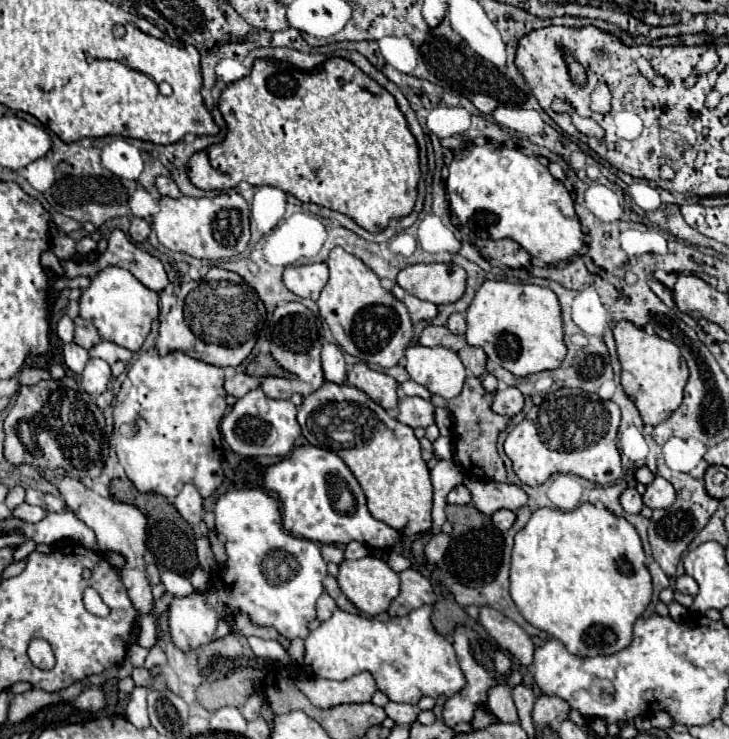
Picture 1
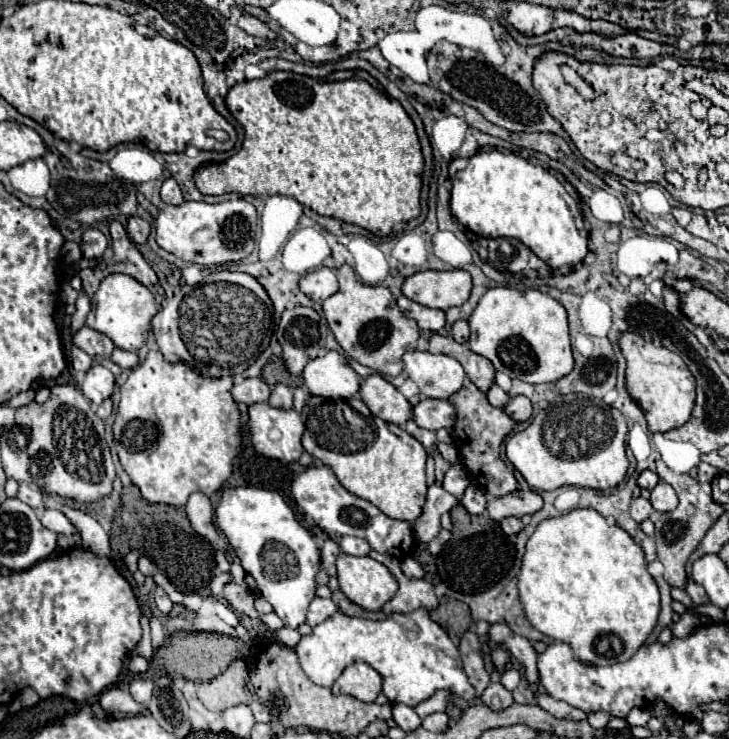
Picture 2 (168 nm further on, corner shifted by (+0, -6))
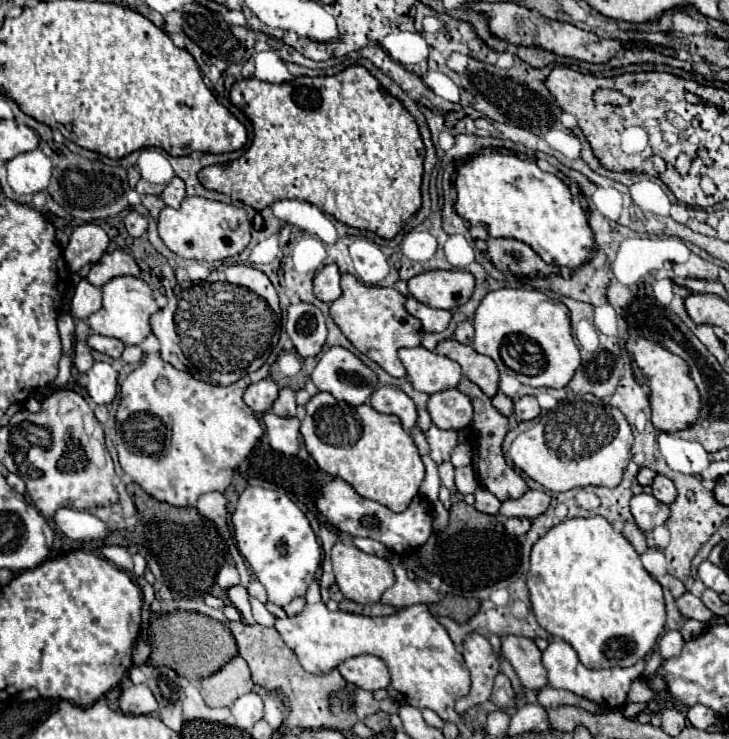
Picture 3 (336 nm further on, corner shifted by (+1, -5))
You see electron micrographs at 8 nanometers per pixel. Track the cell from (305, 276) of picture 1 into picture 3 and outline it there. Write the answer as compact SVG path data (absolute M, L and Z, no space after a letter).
M329 264L323 270L319 270L315 274L315 278L313 278L313 292L315 292L315 296L319 300L327 302L327 304L337 300L341 296L339 278L341 278L341 274L339 274L337 264Z

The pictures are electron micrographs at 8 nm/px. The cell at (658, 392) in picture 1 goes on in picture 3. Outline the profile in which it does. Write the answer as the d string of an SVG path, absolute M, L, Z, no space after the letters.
M645 338L629 340L627 352L631 356L631 368L635 372L635 380L639 380L639 384L649 388L653 426L663 432L677 432L691 426L699 416L701 400L699 400L699 390L689 374L687 362L675 356L673 352L665 350L663 346L649 342Z

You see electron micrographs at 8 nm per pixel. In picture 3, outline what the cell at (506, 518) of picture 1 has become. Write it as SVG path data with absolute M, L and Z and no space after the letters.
M509 518L509 520L505 522L505 530L507 530L507 534L511 534L511 536L521 536L521 534L525 534L529 528L531 528L531 522L529 522L527 518Z

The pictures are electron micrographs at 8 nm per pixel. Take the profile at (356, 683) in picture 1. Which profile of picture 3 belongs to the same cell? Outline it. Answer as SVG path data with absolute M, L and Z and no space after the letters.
M363 654L363 656L349 658L349 660L341 662L337 666L337 670L341 672L341 676L347 682L351 682L367 692L375 692L375 690L389 686L389 670L387 670L385 662L377 656Z

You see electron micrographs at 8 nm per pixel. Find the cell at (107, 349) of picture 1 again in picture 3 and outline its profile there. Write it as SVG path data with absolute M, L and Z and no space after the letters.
M127 346L121 354L121 360L127 364L137 364L141 362L141 358L143 358L143 350L139 346Z

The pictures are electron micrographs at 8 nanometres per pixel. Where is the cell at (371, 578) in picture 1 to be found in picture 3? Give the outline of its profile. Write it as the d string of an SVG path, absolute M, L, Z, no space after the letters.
M337 542L333 546L331 560L333 560L333 572L335 572L337 586L339 586L341 594L345 598L357 602L357 604L375 604L375 602L379 602L381 594L395 584L395 574L393 574L391 566L385 558L365 554L359 548L355 548L353 544Z

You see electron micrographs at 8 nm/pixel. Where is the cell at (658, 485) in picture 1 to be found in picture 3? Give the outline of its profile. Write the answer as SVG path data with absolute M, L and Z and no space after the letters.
M655 476L655 480L653 480L653 484L651 484L651 488L653 488L653 496L659 500L659 502L663 502L663 504L671 504L675 498L677 498L677 488L675 488L675 484L669 480L669 478L665 478L665 476Z

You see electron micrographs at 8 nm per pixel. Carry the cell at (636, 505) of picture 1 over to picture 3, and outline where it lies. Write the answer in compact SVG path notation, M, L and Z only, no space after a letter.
M643 492L631 498L631 514L641 530L649 530L649 528L665 524L669 516L669 506L659 502L655 496Z

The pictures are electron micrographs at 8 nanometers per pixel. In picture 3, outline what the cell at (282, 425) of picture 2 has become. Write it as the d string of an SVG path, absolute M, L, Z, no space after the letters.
M271 410L263 414L265 424L265 436L273 450L283 452L287 456L293 456L299 452L299 418L281 418L273 414Z

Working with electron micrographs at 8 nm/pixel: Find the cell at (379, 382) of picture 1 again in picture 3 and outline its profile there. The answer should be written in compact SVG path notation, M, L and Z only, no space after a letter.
M379 386L369 398L369 404L383 414L395 414L401 420L401 426L409 432L417 422L417 410L413 400L395 386Z

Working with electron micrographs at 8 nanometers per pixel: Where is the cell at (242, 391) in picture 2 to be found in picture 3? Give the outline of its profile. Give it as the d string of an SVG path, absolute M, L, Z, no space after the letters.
M265 378L265 380L259 380L255 384L249 384L245 394L243 394L243 400L253 412L263 414L271 408L273 400L277 398L277 390L279 390L277 384L269 378Z

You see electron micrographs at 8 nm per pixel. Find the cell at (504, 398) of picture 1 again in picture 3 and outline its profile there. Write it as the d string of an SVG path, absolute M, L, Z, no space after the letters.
M523 396L515 402L513 406L513 416L517 420L533 420L537 414L539 414L539 404L537 404L537 398L533 396Z

